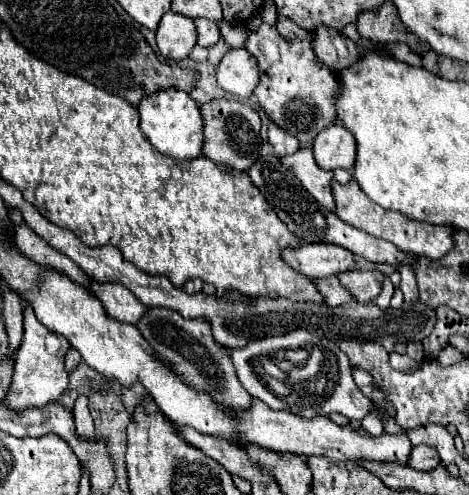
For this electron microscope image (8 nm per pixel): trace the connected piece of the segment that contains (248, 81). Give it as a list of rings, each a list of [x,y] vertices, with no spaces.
[[[245,48],[229,50],[217,66],[217,82],[225,92],[249,98],[253,88],[259,84],[257,60]]]

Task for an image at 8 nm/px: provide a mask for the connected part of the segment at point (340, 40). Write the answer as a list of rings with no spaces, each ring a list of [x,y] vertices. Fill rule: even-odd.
[[[317,26],[311,32],[311,48],[319,60],[333,72],[341,72],[357,62],[359,50],[357,44],[345,38],[339,30],[329,26]]]

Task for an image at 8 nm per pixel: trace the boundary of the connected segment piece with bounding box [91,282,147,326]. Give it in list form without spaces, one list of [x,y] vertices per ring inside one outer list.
[[[91,284],[91,294],[97,296],[107,310],[107,314],[119,322],[137,326],[141,316],[147,312],[147,306],[141,304],[127,288],[121,284]]]

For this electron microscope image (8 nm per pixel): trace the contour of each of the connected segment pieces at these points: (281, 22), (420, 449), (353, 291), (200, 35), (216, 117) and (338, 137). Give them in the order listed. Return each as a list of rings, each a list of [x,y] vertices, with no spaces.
[[[279,16],[279,18],[277,18],[275,28],[277,28],[277,30],[279,30],[287,40],[293,40],[293,38],[297,38],[297,40],[305,38],[305,40],[309,40],[309,38],[311,38],[307,30],[299,28],[295,22],[291,22],[291,20],[289,20],[289,18],[285,18],[285,16]]]
[[[413,446],[413,452],[407,462],[407,466],[411,466],[413,470],[433,470],[439,464],[441,464],[439,454],[431,446]]]
[[[353,270],[353,272],[343,272],[339,276],[339,280],[347,288],[347,292],[353,296],[353,300],[357,300],[361,304],[367,304],[381,294],[383,274],[381,272]]]
[[[197,18],[195,20],[195,30],[197,30],[197,44],[203,46],[203,48],[209,48],[209,46],[217,44],[217,40],[221,38],[217,24],[211,22],[211,20]]]
[[[219,98],[203,104],[201,116],[203,116],[203,156],[217,164],[247,172],[251,164],[257,160],[259,148],[263,144],[259,134],[261,130],[259,114],[237,100]]]
[[[339,124],[321,130],[313,140],[313,156],[319,168],[351,170],[355,164],[355,138]]]

